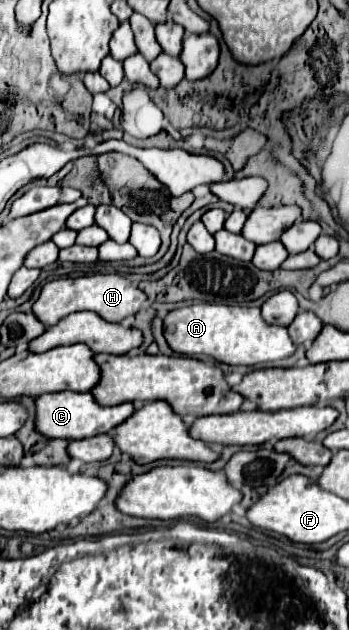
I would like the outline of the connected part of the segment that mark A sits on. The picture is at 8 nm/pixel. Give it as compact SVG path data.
M203 302L175 308L163 318L163 336L169 348L177 354L205 354L223 364L255 366L261 362L287 358L295 352L295 344L289 342L287 328L265 324L259 307L243 307L237 304Z

